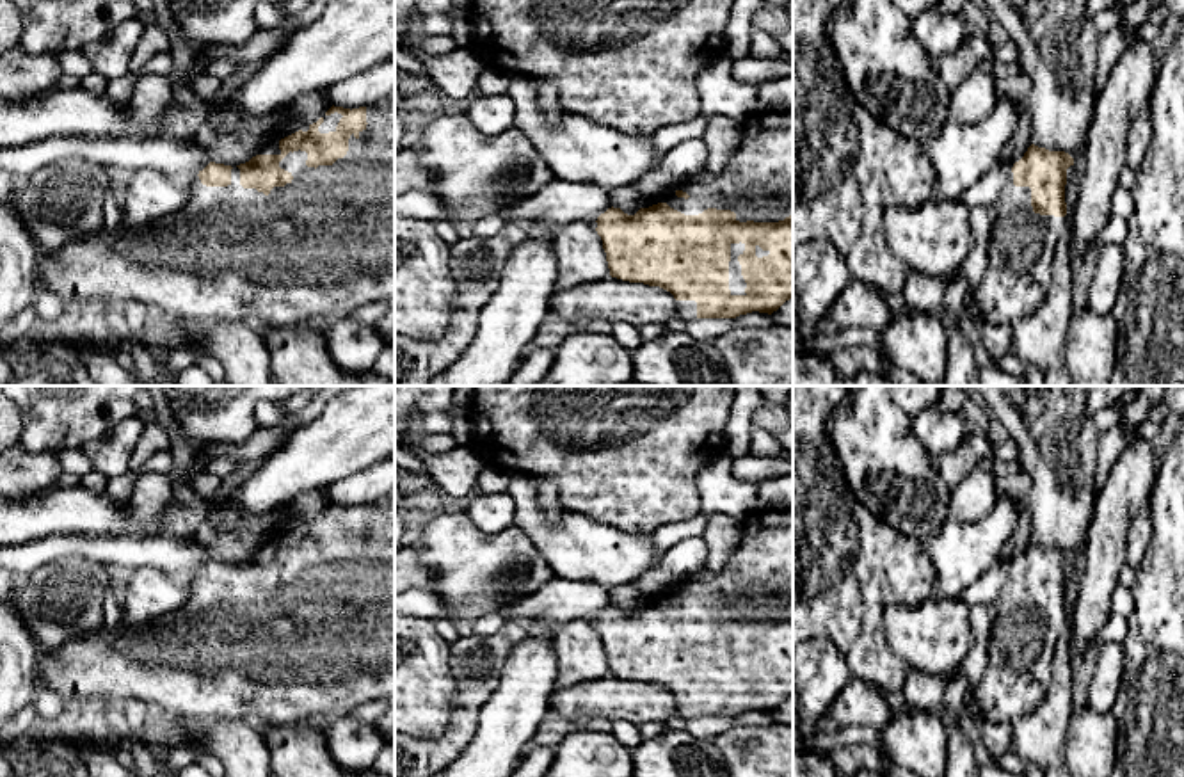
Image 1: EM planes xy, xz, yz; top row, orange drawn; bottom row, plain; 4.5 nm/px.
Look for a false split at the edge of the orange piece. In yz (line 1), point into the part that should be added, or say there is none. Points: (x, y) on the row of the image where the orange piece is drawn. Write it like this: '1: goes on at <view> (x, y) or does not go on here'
1: goes on at yz (1023, 244)

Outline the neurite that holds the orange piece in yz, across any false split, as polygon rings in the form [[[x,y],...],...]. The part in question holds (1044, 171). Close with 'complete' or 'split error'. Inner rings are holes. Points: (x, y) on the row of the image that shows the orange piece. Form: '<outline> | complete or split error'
[[[1031,144],[992,210],[987,270],[972,290],[981,324],[1013,325],[1044,300],[1065,229],[1067,169],[1074,158]]] | split error

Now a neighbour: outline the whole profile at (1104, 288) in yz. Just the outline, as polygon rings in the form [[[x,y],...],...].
[[[1100,244],[1092,283],[1088,286],[1088,308],[1093,313],[1113,311],[1124,279],[1124,251],[1120,245]]]

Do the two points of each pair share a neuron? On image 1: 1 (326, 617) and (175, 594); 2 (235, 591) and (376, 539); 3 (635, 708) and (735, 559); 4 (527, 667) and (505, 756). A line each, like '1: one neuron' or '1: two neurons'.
1: two neurons
2: one neuron
3: two neurons
4: one neuron

